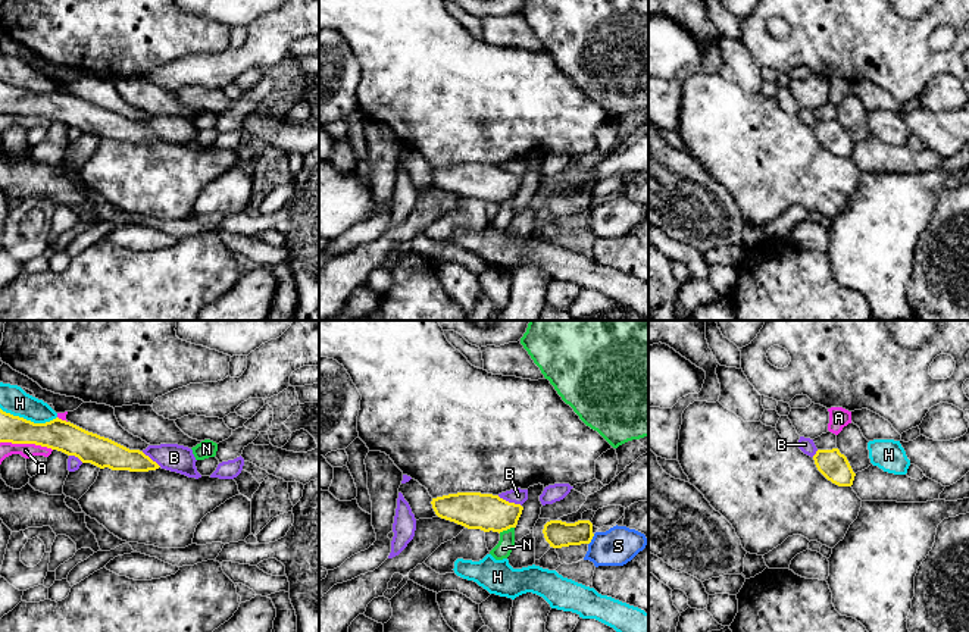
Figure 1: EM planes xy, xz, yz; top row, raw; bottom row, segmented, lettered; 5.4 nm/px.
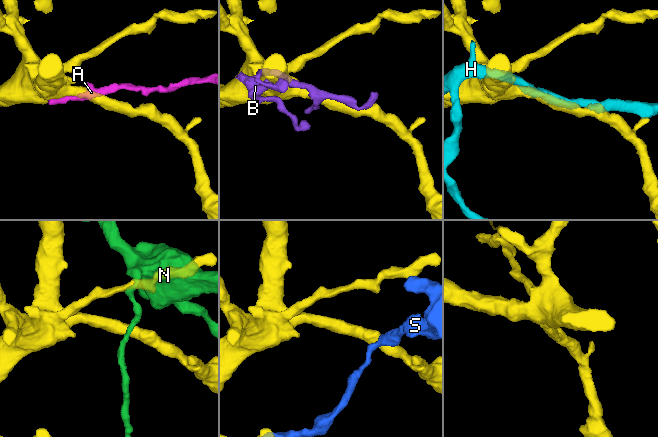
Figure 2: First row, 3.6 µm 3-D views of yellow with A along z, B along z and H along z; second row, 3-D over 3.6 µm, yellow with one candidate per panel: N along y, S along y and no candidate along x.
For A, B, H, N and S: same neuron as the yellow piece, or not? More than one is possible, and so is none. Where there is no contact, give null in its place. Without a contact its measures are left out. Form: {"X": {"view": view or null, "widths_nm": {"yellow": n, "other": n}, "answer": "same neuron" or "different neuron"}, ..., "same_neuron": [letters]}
{"A": {"view": "xy", "widths_nm": {"yellow": 170, "other": 80}, "answer": "different neuron"}, "B": {"view": "xz", "widths_nm": {"yellow": 200, "other": 90}, "answer": "different neuron"}, "H": {"view": "xy", "widths_nm": {"yellow": 170, "other": 150}, "answer": "different neuron"}, "N": {"view": "xz", "widths_nm": {"yellow": 200, "other": 90}, "answer": "different neuron"}, "S": {"view": "xz", "widths_nm": {"yellow": 150, "other": 200}, "answer": "different neuron"}, "same_neuron": []}

